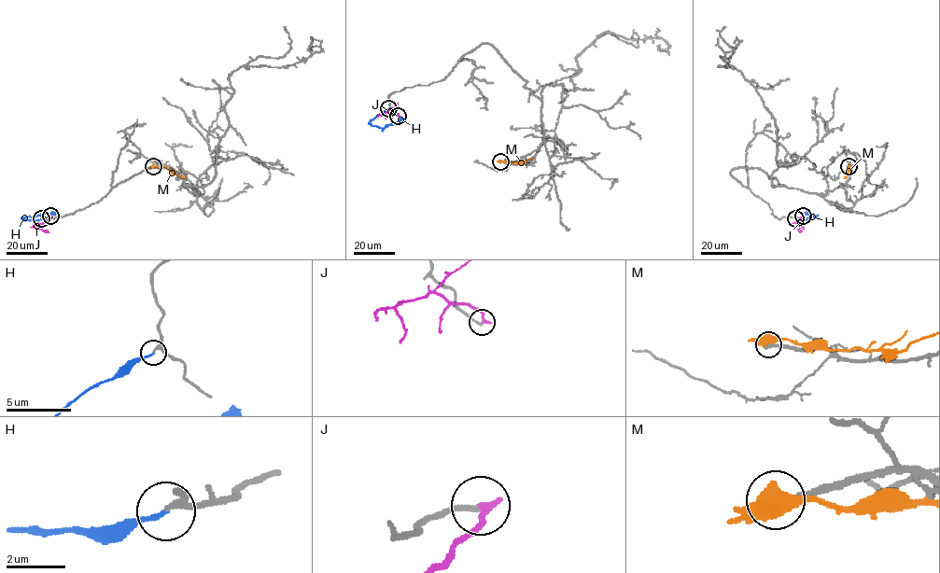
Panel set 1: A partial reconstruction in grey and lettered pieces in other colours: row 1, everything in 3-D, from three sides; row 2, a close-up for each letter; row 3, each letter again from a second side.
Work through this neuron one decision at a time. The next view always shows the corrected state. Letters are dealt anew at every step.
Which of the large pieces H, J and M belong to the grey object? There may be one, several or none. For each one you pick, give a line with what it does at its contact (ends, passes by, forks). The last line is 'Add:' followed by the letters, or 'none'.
Add: none

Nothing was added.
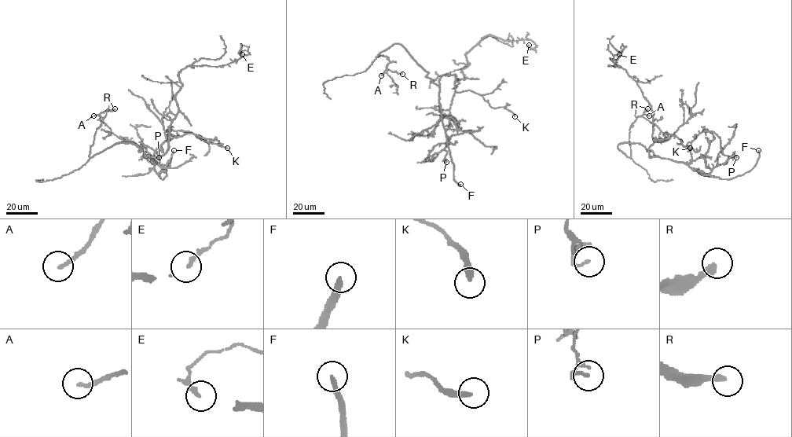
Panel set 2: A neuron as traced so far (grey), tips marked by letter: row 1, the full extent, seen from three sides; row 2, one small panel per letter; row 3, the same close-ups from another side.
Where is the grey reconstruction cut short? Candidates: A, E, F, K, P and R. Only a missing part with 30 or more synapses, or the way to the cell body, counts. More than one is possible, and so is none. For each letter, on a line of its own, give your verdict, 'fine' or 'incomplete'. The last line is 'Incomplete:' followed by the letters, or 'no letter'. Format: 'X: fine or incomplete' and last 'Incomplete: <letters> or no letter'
A: incomplete
E: fine
F: incomplete
K: fine
P: fine
R: incomplete
Incomplete: A, F, R

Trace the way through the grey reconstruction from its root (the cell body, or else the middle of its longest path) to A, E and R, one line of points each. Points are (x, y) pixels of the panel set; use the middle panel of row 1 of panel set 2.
A: (451, 75), (442, 75), (439, 85), (435, 84), (398, 44), (376, 56), (386, 56), (390, 61), (381, 75)
E: (451, 75), (465, 78), (466, 54), (487, 35), (529, 39), (536, 46), (529, 45)
R: (451, 75), (442, 75), (435, 84), (398, 44), (376, 56), (386, 56), (390, 61), (386, 68), (402, 74)

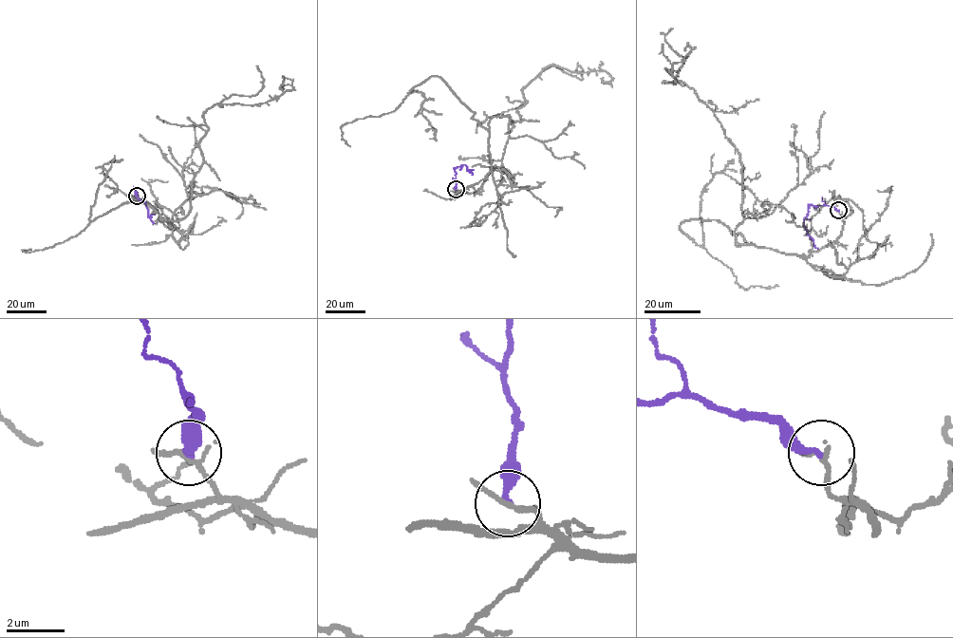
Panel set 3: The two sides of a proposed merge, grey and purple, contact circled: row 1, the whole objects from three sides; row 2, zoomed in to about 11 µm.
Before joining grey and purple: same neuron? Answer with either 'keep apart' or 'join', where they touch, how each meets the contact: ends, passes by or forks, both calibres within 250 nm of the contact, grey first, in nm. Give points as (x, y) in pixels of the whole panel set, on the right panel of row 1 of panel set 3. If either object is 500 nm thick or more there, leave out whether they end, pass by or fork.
keep apart; place (838, 210); grey forks; purple ends; calibres 130 and 280 nm

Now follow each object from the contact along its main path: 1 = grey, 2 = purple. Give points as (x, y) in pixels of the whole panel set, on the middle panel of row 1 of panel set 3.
1: (455, 190), (480, 186), (488, 121), (520, 121), (522, 89), (544, 68), (605, 71), (610, 84), (601, 80)
2: (455, 190), (455, 168), (465, 165), (473, 175)

